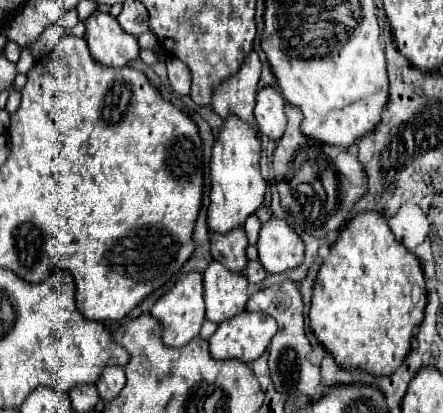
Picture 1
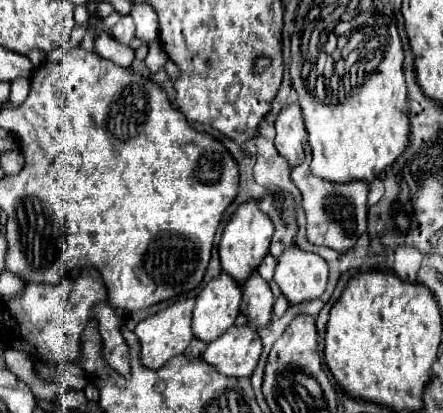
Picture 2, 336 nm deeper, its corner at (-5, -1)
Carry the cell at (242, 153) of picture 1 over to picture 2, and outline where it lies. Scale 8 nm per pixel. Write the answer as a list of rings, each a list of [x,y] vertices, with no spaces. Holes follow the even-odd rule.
[[[249,201],[243,203],[235,215],[231,217],[231,221],[227,223],[221,243],[219,243],[219,257],[221,257],[221,267],[227,275],[231,275],[237,283],[243,283],[249,279],[249,275],[253,271],[257,271],[259,263],[263,261],[263,257],[269,253],[269,243],[273,237],[273,223],[271,219],[259,211],[257,201]]]

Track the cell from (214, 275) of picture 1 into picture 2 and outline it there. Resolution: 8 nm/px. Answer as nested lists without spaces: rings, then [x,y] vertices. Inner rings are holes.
[[[221,275],[203,285],[193,309],[193,335],[205,343],[223,335],[239,313],[241,287],[229,277]]]

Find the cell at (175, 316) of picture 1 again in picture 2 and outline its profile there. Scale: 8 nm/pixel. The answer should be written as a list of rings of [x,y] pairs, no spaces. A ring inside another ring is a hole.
[[[183,299],[177,301],[173,305],[169,305],[167,309],[155,313],[153,317],[143,319],[137,327],[135,333],[141,341],[141,363],[147,369],[159,369],[163,367],[173,355],[181,355],[185,351],[185,347],[189,345],[189,341],[193,339],[191,333],[191,313],[193,313],[193,305],[195,299]]]

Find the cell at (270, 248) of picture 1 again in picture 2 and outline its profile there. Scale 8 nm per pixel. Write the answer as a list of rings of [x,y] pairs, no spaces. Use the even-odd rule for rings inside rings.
[[[299,247],[285,249],[275,269],[275,283],[287,297],[289,305],[319,299],[327,289],[327,279],[329,267],[325,259]]]

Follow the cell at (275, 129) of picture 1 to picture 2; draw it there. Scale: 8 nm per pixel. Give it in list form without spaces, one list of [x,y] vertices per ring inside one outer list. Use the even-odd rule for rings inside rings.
[[[297,103],[285,105],[275,121],[277,137],[275,145],[277,151],[289,161],[291,167],[297,167],[305,159],[305,141],[307,141],[307,129],[303,123],[303,113]]]

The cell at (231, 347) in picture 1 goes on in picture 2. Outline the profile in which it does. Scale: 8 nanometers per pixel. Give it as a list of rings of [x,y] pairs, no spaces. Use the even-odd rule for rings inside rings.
[[[233,325],[207,345],[203,359],[227,377],[249,377],[257,367],[261,349],[257,331],[251,331],[247,325]]]

